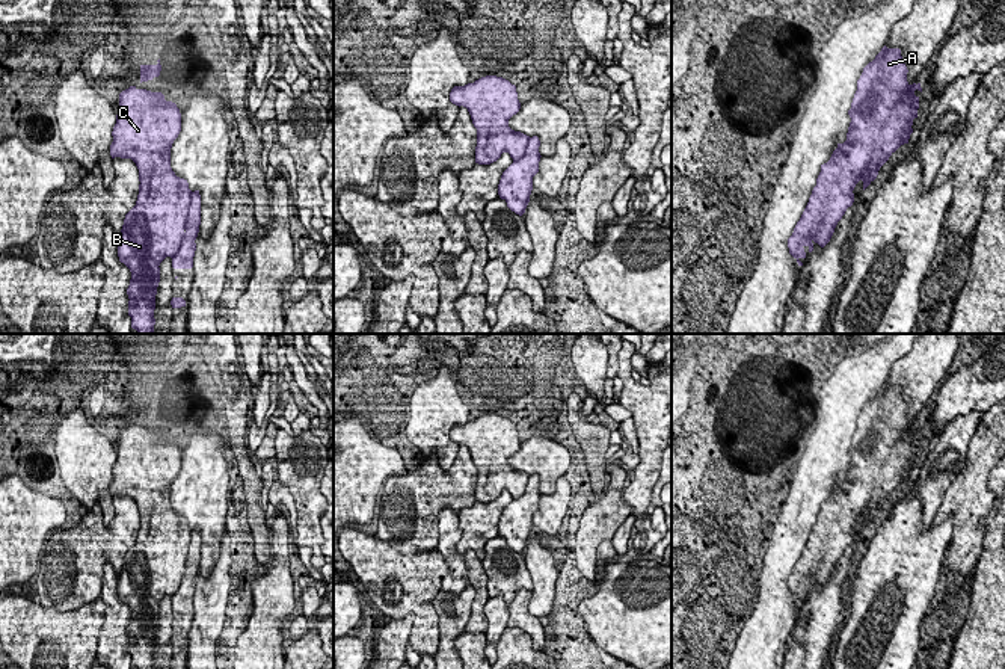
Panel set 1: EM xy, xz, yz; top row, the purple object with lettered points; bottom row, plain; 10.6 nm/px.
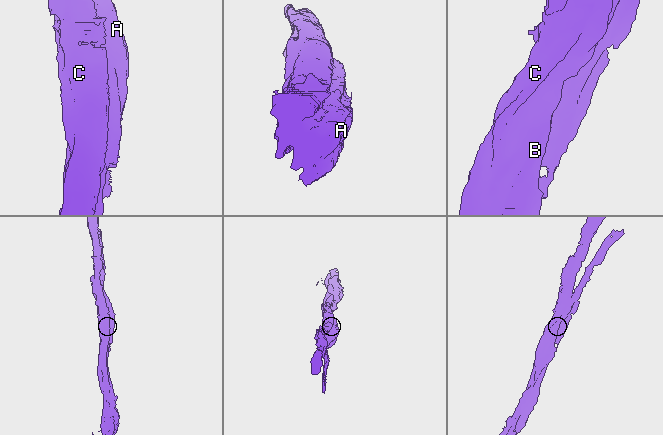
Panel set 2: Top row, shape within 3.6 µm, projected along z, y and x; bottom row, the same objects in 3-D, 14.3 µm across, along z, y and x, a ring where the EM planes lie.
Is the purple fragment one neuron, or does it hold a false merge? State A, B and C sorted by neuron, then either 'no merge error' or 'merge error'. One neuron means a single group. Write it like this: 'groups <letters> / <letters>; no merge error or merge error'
groups A / B C; merge error

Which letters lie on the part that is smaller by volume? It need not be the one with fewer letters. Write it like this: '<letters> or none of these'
A

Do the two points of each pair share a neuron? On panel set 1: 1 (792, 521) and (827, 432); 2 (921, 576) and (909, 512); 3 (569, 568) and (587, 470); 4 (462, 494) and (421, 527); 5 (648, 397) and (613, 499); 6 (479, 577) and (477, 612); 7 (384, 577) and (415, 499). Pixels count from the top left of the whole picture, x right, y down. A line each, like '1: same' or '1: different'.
1: same
2: same
3: different
4: same
5: different
6: same
7: different

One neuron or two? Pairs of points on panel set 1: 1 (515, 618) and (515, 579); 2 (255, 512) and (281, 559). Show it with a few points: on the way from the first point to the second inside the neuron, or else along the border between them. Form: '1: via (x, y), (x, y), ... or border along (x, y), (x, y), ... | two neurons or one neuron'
1: border along (531, 591), (521, 589), (509, 604) | two neurons
2: border along (270, 536), (269, 542) | two neurons

